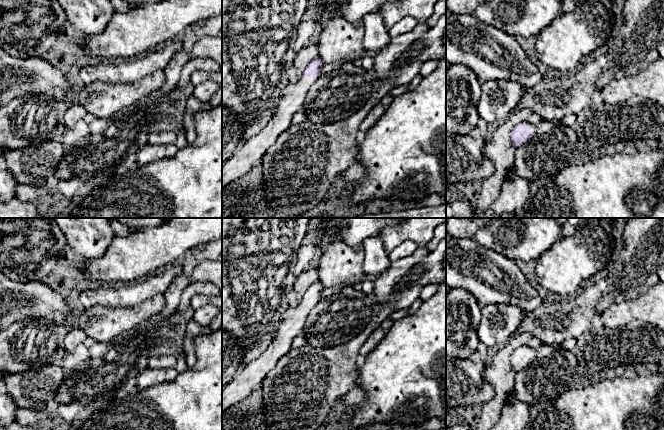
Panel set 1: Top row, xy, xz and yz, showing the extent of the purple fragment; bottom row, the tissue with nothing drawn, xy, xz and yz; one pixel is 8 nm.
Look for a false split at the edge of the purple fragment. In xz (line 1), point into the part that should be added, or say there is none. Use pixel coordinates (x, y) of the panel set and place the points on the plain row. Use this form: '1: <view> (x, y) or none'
1: xz (249, 377)

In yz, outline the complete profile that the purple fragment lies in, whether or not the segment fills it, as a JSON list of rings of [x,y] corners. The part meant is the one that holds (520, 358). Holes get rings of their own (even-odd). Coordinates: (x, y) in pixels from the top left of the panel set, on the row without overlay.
[[[523,346],[512,353],[510,362],[512,368],[518,372],[523,367],[528,366],[535,358],[536,350],[528,346]]]

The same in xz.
[[[317,279],[296,304],[286,305],[286,311],[271,344],[260,357],[241,368],[222,389],[222,416],[261,385],[279,359],[292,349],[293,340],[301,335],[306,318],[320,299],[323,289],[321,281]]]

